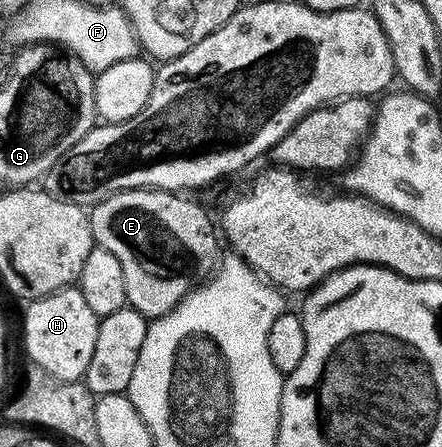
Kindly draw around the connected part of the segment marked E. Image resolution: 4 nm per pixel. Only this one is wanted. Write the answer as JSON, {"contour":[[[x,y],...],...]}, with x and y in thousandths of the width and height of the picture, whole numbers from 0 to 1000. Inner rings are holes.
{"contour":[[[296,423],[213,454],[199,474],[213,546],[269,575],[269,593],[278,593],[285,680],[339,718],[394,696],[410,667],[475,622],[495,595],[495,526],[484,492],[473,492],[437,441],[353,423]]]}

